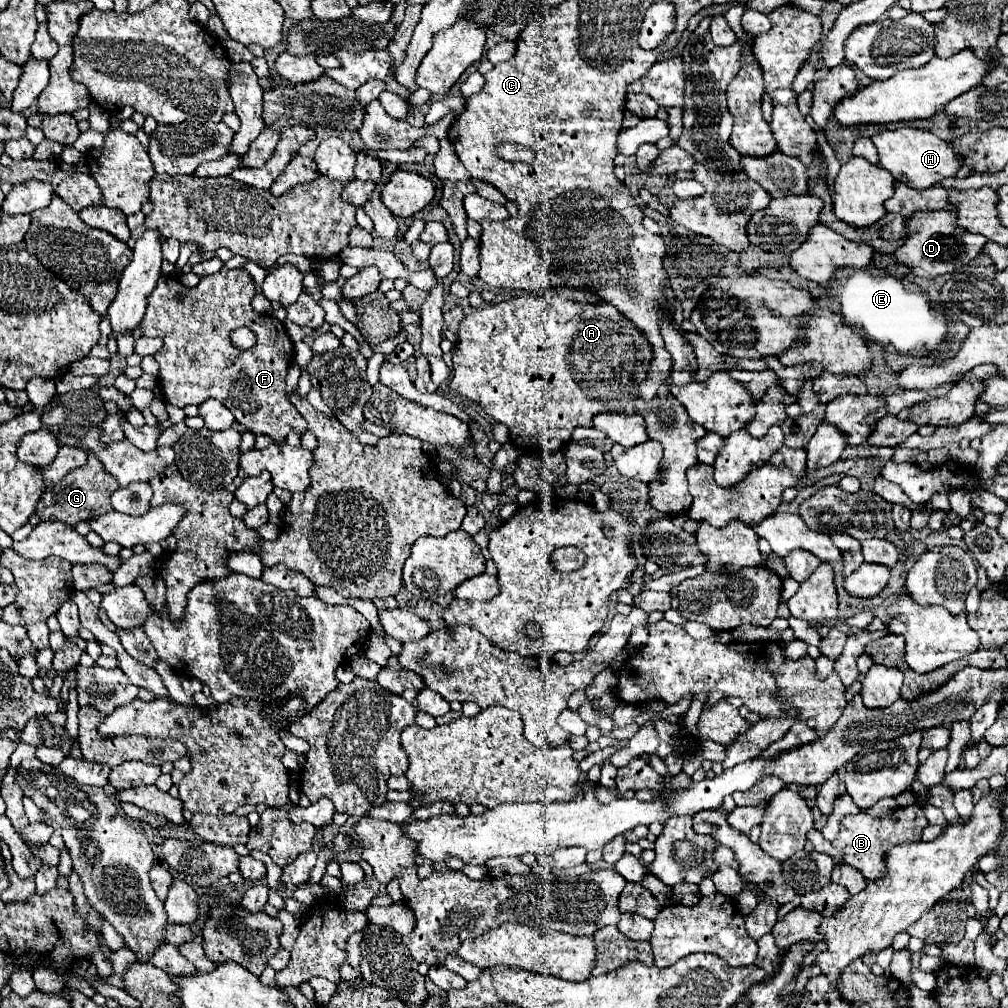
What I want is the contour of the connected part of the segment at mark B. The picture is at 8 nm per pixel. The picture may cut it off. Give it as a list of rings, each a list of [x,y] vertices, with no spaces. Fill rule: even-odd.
[[[911,804],[911,806],[905,806],[905,808],[897,808],[893,816],[885,818],[874,818],[868,814],[847,816],[841,820],[841,830],[839,830],[837,838],[831,840],[831,842],[825,840],[822,833],[816,829],[808,832],[807,839],[813,842],[817,852],[829,854],[835,864],[853,866],[853,868],[861,870],[865,880],[873,882],[873,880],[879,880],[887,874],[885,854],[889,852],[889,848],[893,848],[893,846],[897,846],[905,840],[919,842],[925,826],[929,826],[929,822],[923,814],[923,806],[921,804]]]

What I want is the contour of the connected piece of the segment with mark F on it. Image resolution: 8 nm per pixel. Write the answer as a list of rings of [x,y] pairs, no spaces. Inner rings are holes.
[[[221,268],[217,274],[211,274],[207,278],[201,278],[201,282],[195,288],[185,288],[179,280],[161,276],[159,284],[149,296],[149,306],[147,314],[141,320],[143,336],[157,336],[163,340],[163,348],[155,354],[155,360],[159,362],[161,374],[159,374],[159,384],[163,388],[165,400],[177,408],[185,408],[187,404],[199,406],[207,398],[215,398],[223,402],[233,414],[235,420],[249,432],[253,434],[265,434],[271,436],[273,442],[285,442],[285,436],[295,430],[299,434],[307,432],[303,416],[289,404],[287,392],[285,392],[285,376],[287,368],[293,362],[295,350],[293,342],[289,340],[283,322],[271,316],[257,314],[251,308],[251,298],[255,296],[255,286],[253,278],[243,270],[227,270]],[[247,326],[253,330],[257,336],[257,342],[251,350],[239,350],[231,344],[229,334],[239,328]]]

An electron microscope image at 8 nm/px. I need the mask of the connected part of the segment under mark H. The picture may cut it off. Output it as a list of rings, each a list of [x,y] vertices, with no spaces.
[[[915,128],[883,130],[875,136],[871,136],[871,140],[879,150],[879,158],[881,158],[879,164],[885,170],[889,170],[895,180],[899,180],[911,188],[917,188],[917,190],[925,190],[929,186],[941,182],[943,178],[957,176],[957,172],[963,164],[961,154],[955,154],[947,142],[943,142],[941,138],[937,138],[935,134],[931,134],[927,130],[915,130]]]

